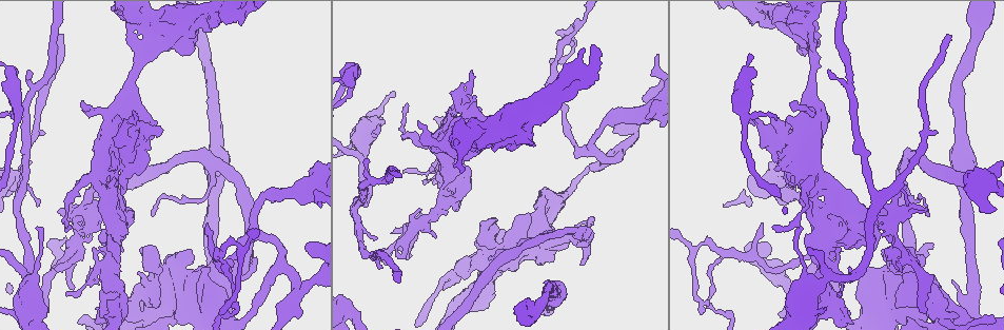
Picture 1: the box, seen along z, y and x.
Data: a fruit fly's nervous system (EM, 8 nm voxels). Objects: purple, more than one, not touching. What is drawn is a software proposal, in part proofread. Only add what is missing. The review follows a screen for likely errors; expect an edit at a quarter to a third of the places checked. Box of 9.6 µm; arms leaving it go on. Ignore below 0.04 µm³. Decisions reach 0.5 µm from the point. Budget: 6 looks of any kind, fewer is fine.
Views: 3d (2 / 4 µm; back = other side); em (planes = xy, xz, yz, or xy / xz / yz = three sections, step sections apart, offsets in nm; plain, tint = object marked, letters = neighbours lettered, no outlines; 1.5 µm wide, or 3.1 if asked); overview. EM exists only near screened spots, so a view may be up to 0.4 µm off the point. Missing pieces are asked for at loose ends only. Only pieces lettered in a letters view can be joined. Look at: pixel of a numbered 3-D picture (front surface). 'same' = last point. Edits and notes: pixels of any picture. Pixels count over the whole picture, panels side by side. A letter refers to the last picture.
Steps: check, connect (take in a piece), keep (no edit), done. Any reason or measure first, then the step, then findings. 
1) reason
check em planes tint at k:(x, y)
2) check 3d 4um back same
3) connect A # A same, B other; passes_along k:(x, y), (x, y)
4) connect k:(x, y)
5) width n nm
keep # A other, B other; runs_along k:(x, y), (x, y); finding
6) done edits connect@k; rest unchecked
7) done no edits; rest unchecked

branch stops here
check em planes letters at 1:(921, 312)

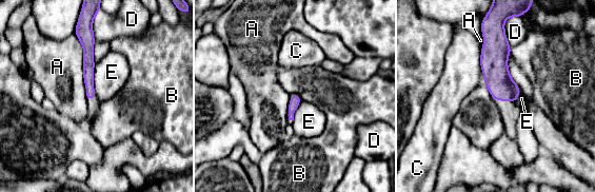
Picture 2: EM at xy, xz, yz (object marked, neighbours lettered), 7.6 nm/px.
longest_contact A 400 nm
keep # A other, B other, C other, D other, E other; border 2:(512, 48), (511, 55); no lettered piece goes on from it

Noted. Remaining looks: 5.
tapers out
check 3d 2um at 1:(592, 218)

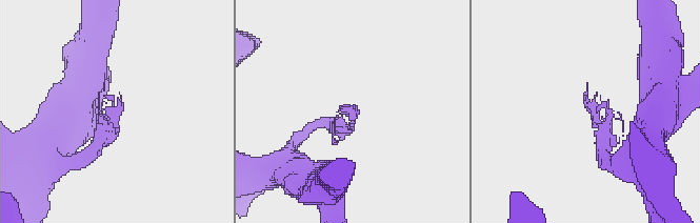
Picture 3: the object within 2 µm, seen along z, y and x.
now the EM
check em yz step 4 tint at 3:(587, 98)

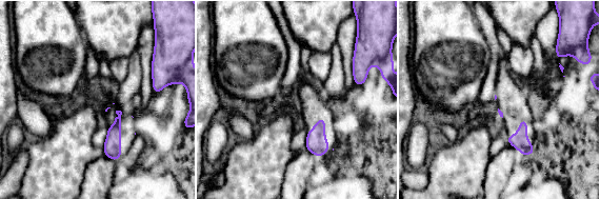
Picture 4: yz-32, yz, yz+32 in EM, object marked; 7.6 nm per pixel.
check em planes letters same

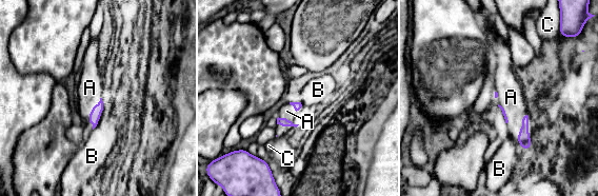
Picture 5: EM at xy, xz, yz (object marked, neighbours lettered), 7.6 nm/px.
keep # A other, B other, C other; border 5:(526, 114), (516, 140); no lettered piece goes on from it

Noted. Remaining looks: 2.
free end
check 3d 2um at 1:(221, 312)

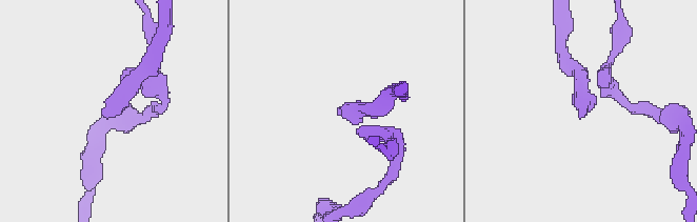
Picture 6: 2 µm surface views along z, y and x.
shape alone is not enough
check em planes letters at 6:(578, 117)

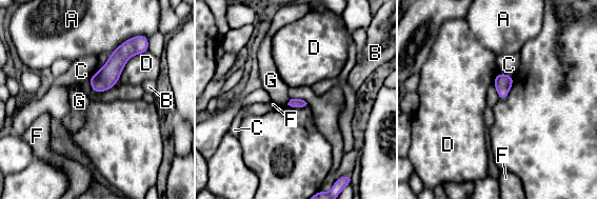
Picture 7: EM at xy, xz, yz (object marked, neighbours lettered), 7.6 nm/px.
keep # A other, B other, C other, D other, F other, G other; border 7:(291, 99), (286, 103); none of them fits

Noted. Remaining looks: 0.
done no edits; rest unchecked

